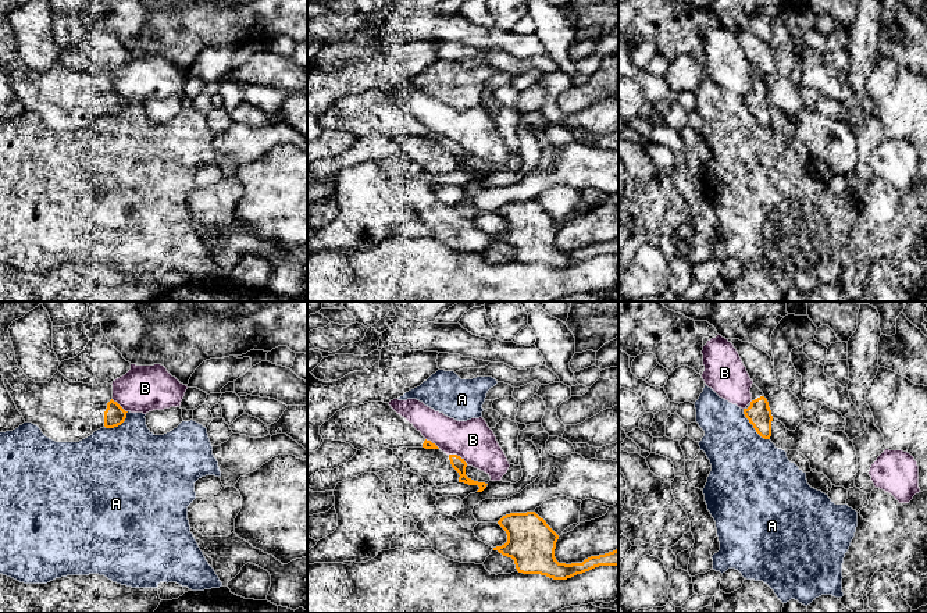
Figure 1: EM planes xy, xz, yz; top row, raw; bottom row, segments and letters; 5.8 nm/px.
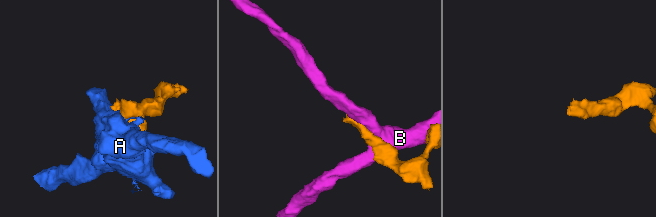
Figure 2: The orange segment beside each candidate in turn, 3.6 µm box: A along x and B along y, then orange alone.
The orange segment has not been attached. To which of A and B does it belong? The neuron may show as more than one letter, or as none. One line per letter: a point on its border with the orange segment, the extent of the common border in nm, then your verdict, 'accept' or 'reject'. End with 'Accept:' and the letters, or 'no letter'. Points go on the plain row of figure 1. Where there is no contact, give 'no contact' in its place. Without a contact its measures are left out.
A: yz (753, 116) | 240 nm | reject
B: xz (459, 145) | 130 nm | reject
Accept: no letter

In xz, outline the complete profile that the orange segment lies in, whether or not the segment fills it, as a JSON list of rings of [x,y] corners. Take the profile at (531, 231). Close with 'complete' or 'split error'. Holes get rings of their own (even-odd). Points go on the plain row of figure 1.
[[[535,200],[510,202],[498,213],[506,220],[507,231],[493,239],[511,246],[518,261],[567,268],[599,254],[618,254],[618,238],[582,252],[559,252],[555,246],[559,224]]] | complete

